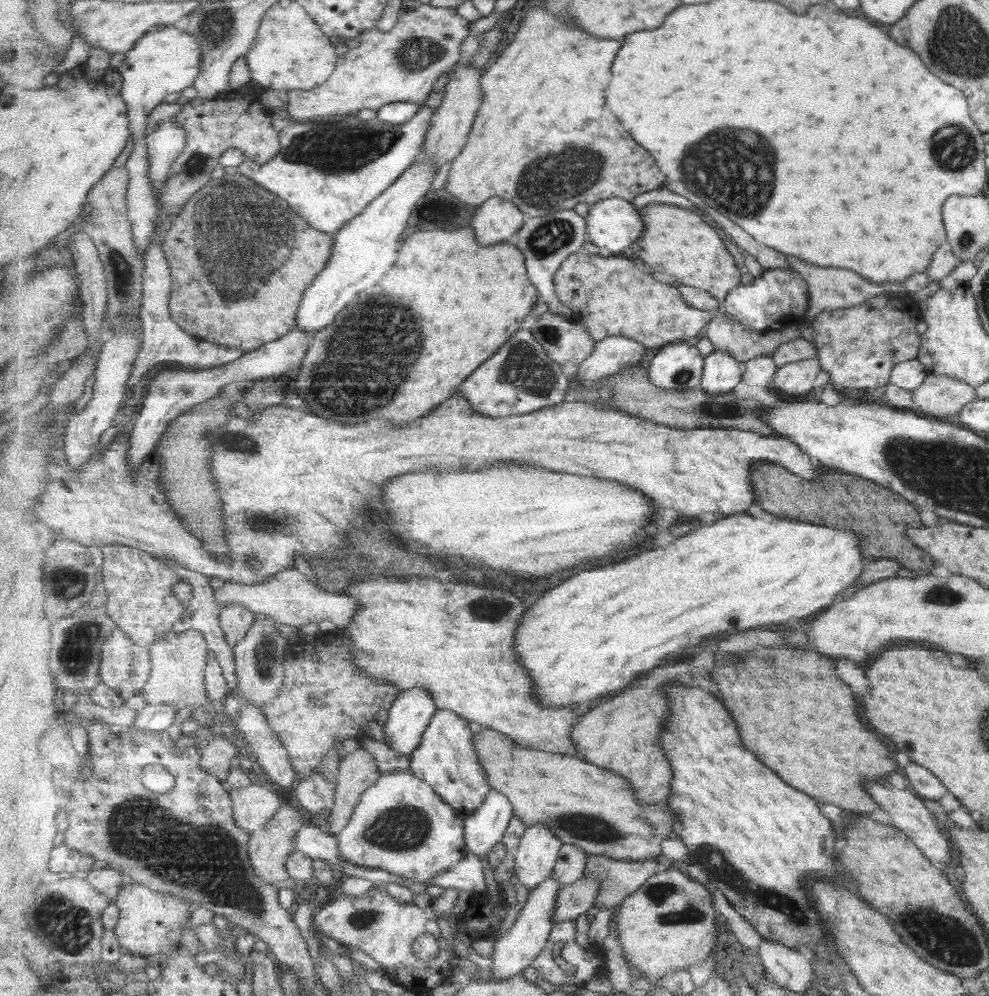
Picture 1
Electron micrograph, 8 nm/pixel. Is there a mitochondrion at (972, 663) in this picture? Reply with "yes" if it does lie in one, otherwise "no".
no

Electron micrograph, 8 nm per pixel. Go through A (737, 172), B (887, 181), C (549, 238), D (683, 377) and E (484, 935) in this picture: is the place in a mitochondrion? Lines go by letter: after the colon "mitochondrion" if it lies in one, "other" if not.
A: mitochondrion
B: other
C: mitochondrion
D: mitochondrion
E: other

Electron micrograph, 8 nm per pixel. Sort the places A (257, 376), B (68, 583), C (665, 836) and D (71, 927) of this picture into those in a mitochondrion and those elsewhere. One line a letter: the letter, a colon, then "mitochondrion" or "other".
A: other
B: mitochondrion
C: other
D: mitochondrion

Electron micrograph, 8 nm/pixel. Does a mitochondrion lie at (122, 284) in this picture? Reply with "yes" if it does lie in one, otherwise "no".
yes

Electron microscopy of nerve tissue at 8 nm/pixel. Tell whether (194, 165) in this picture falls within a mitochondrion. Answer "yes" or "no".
yes

